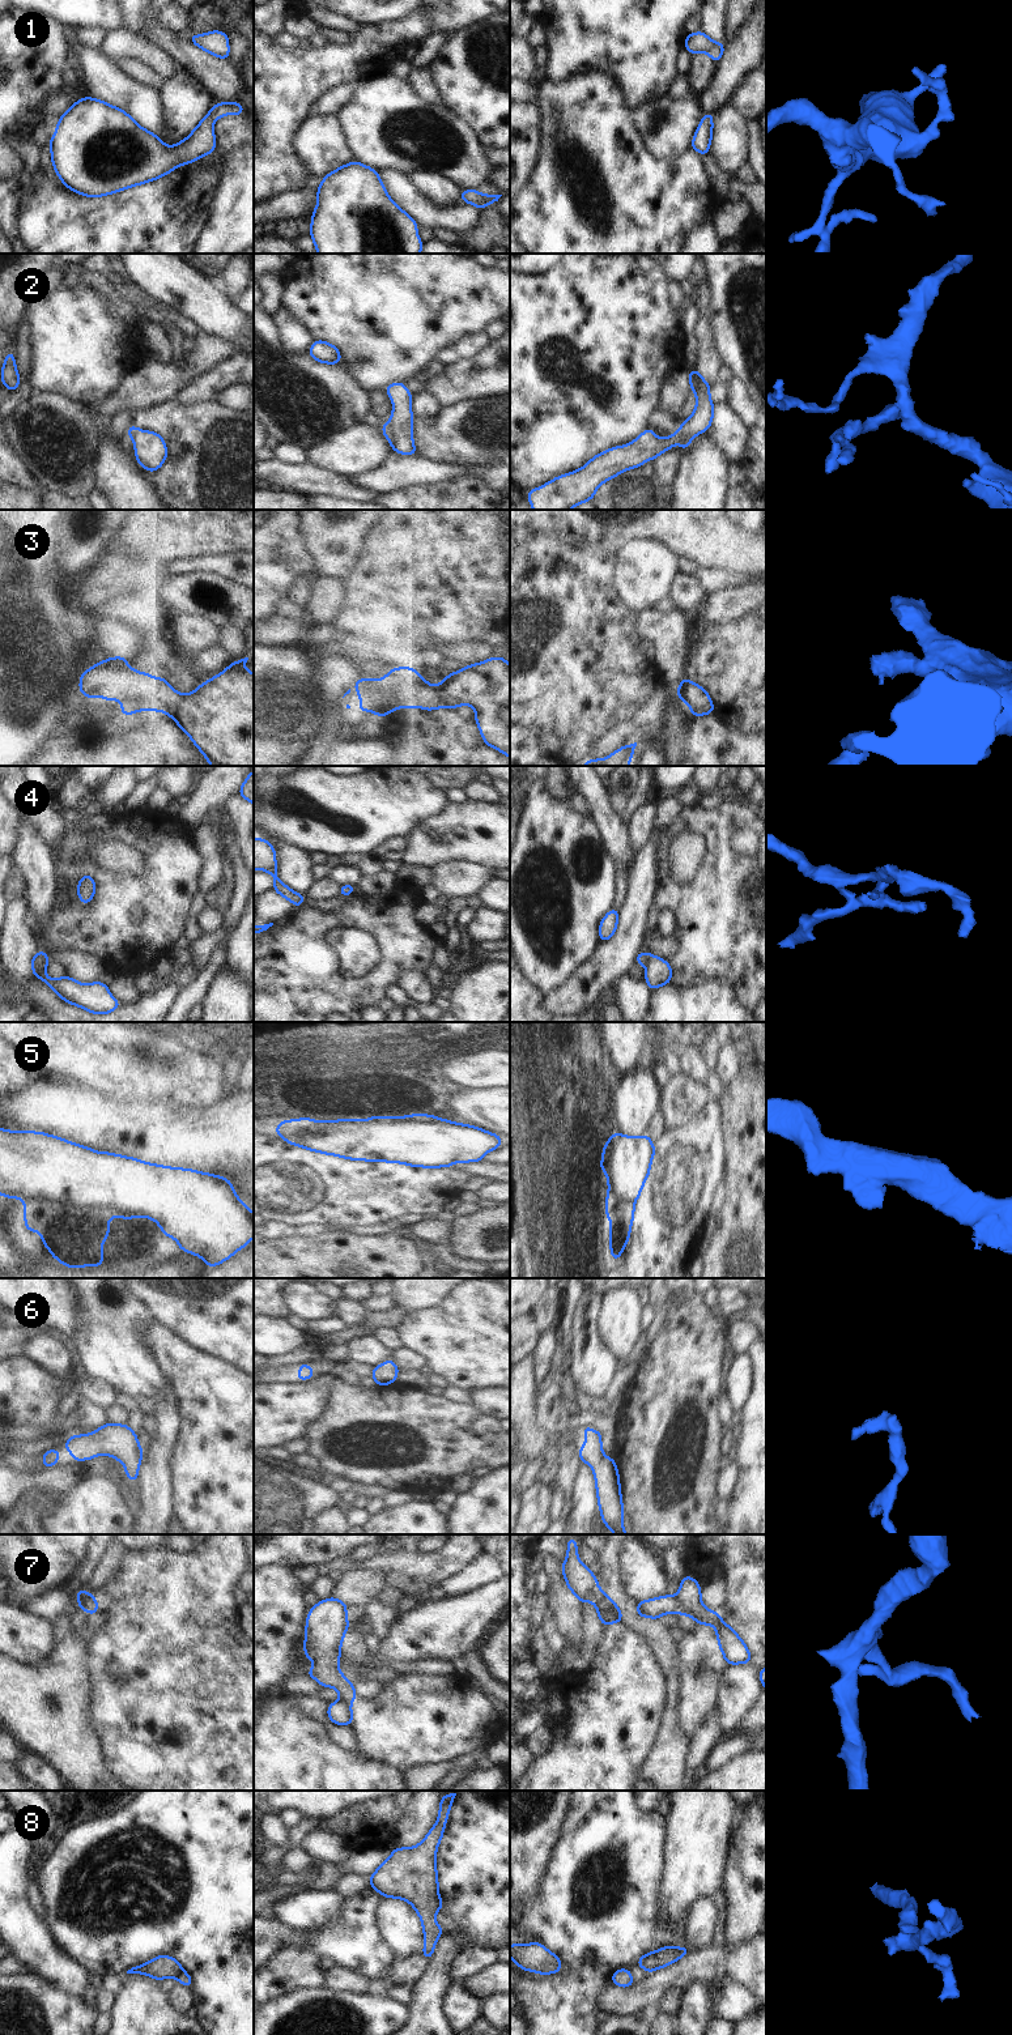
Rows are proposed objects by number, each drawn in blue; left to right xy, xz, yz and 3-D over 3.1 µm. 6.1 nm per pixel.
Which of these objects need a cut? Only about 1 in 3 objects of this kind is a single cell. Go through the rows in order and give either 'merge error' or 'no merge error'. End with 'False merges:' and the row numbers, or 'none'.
1: no merge error
2: merge error
3: no merge error
4: merge error
5: merge error
6: no merge error
7: merge error
8: merge error
False merges: 2, 4, 5, 7, 8

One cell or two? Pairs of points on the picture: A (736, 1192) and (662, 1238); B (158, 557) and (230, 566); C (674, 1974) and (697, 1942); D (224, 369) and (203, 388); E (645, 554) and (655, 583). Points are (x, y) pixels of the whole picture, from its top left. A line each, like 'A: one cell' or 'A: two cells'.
A: two cells
B: two cells
C: two cells
D: one cell
E: one cell

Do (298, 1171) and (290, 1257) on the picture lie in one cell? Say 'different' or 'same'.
different

